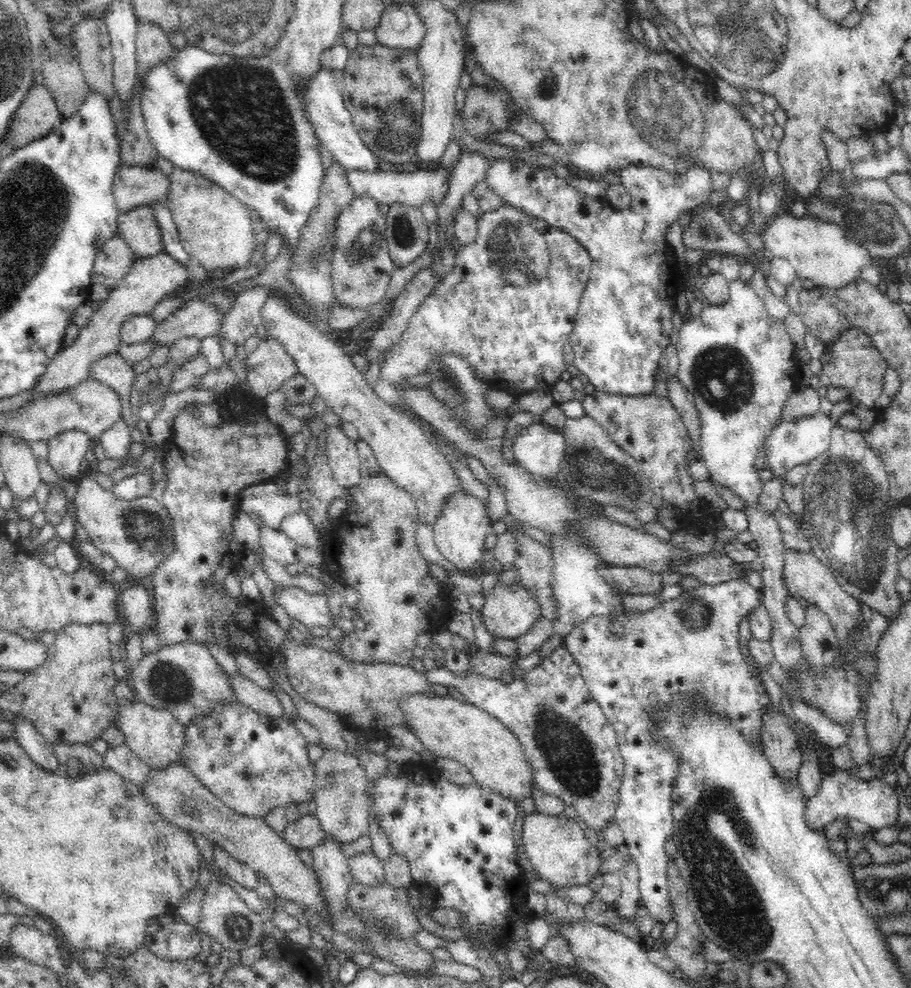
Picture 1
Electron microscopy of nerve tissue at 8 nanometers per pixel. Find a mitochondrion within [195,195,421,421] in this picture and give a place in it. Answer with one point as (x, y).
(364, 248)

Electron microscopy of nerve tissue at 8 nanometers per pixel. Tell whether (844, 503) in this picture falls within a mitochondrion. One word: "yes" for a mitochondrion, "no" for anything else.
yes

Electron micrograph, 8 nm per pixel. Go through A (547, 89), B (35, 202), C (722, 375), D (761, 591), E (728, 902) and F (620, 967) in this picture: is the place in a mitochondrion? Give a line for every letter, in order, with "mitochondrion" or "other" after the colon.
A: mitochondrion
B: mitochondrion
C: mitochondrion
D: other
E: mitochondrion
F: other

